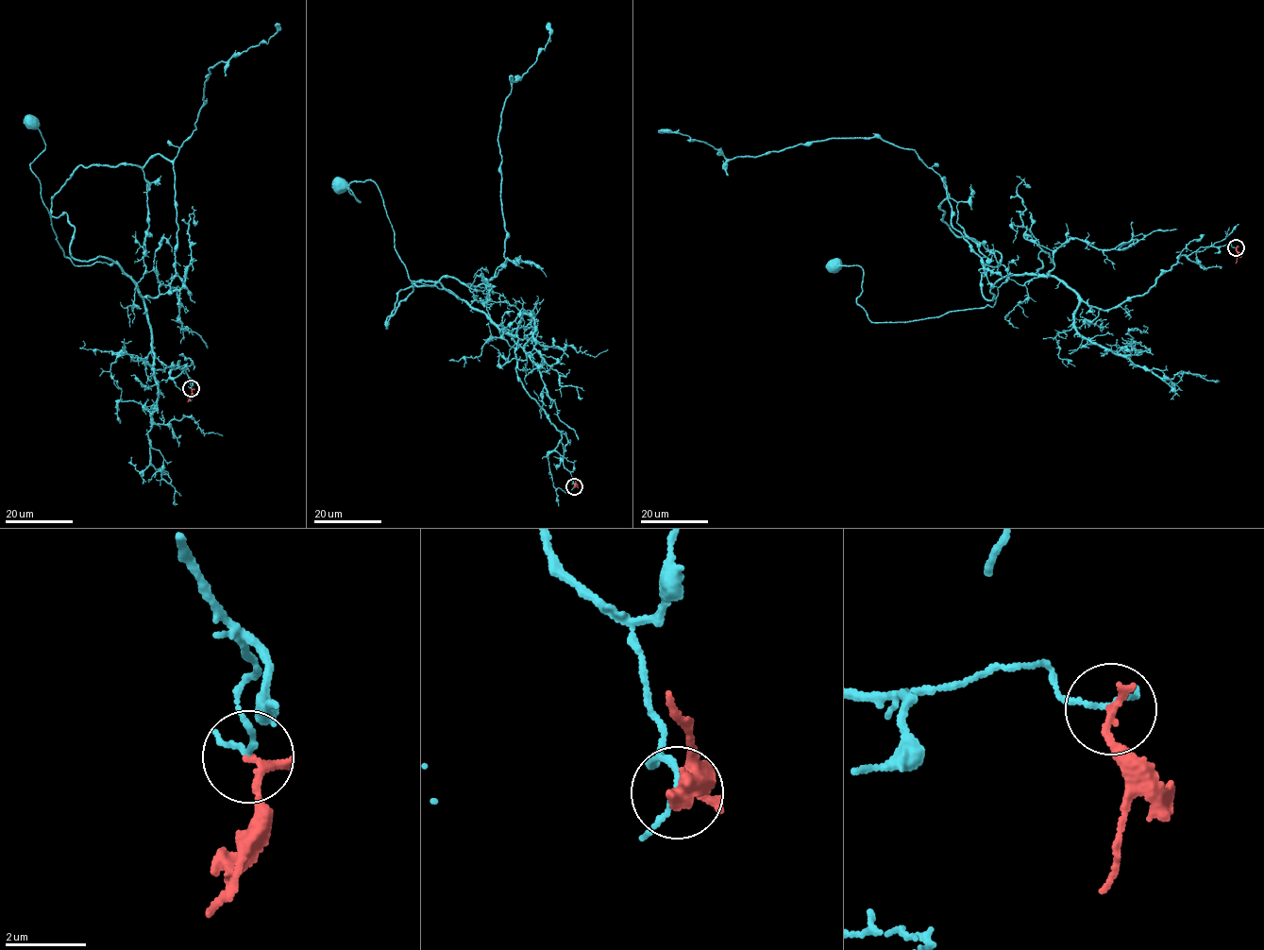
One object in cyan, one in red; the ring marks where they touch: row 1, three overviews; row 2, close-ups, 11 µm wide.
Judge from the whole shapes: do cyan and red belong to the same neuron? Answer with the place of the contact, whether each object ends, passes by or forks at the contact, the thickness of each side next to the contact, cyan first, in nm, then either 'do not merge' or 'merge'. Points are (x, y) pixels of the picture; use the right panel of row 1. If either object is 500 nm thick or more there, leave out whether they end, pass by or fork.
at (1236, 247); cyan passes by; red ends there; 100 nm thick on the cyan side, 190 nm on the other; do not merge

